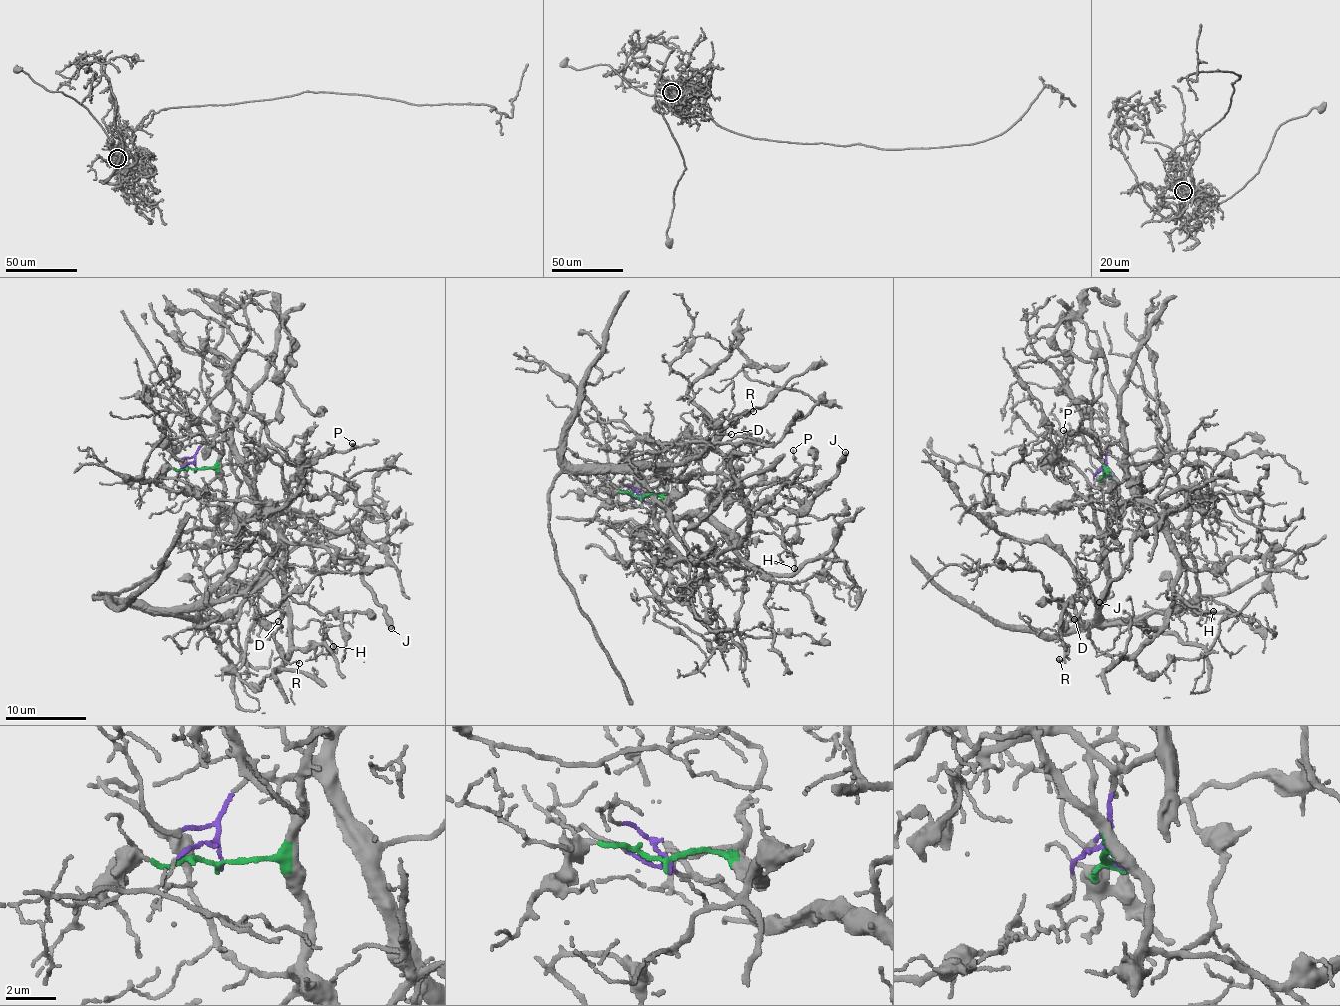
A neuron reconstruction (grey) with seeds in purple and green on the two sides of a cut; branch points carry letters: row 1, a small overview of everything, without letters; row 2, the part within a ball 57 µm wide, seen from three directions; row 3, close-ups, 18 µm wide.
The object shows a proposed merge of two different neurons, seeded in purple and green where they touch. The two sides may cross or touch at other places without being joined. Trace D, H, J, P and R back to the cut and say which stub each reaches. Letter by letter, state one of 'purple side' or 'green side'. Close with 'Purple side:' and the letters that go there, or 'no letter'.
D: green side
H: purple side
J: purple side
P: purple side
R: green side
Purple side: H, J, P

